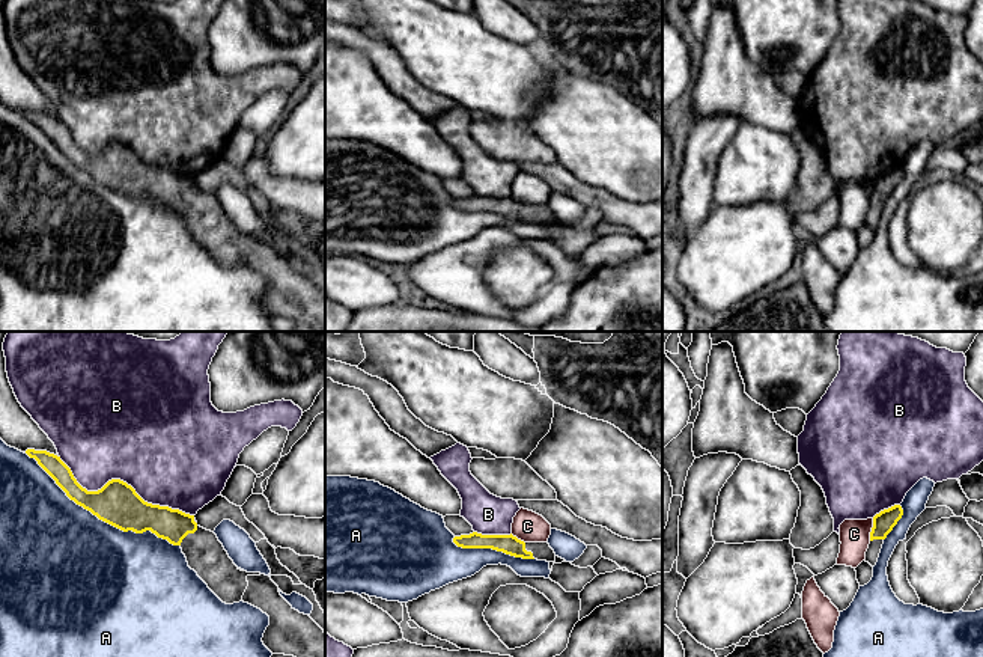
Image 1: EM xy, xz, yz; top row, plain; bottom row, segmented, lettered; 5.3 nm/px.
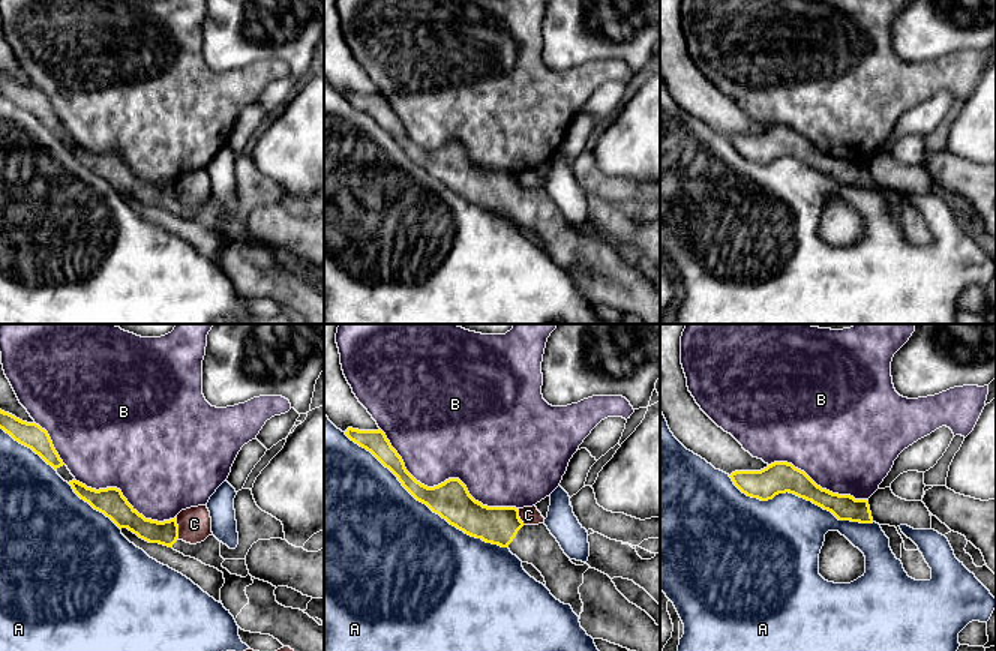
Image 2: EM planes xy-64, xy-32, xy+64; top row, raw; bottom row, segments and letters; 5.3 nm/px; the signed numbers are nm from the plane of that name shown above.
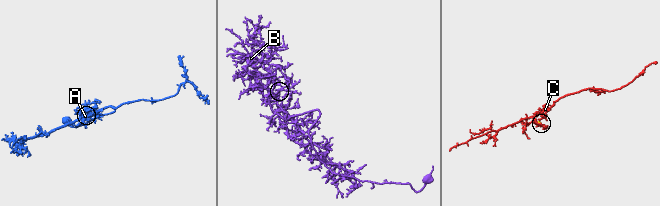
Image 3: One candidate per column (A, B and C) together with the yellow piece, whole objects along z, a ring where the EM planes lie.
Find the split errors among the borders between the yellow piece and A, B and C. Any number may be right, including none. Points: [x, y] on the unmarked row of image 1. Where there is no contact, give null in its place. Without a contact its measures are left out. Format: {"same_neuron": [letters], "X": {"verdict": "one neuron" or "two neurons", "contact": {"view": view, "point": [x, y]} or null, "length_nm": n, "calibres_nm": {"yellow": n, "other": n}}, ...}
{"same_neuron": [], "A": {"verdict": "two neurons", "contact": {"view": "xy", "point": [101, 181]}, "length_nm": 950, "calibres_nm": {"yellow": 240, "other": 480}}, "B": {"verdict": "two neurons", "contact": {"view": "xy", "point": [122, 143]}, "length_nm": 800, "calibres_nm": {"yellow": 240, "other": 500}}, "C": {"verdict": "two neurons", "contact": {"view": "yz", "point": [872, 192]}, "length_nm": 120, "calibres_nm": {"yellow": 120, "other": 160}}}

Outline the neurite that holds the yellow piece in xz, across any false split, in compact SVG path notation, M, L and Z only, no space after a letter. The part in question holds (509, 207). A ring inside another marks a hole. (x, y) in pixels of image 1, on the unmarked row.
M473 194L470 197L455 199L453 205L462 211L492 211L506 217L537 222L555 226L555 215L548 205L524 205L510 197L482 197Z

